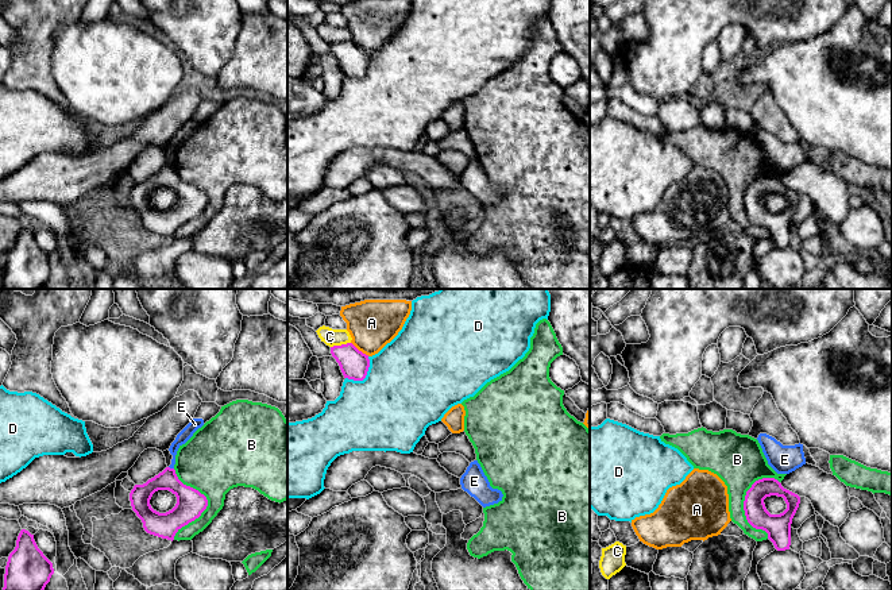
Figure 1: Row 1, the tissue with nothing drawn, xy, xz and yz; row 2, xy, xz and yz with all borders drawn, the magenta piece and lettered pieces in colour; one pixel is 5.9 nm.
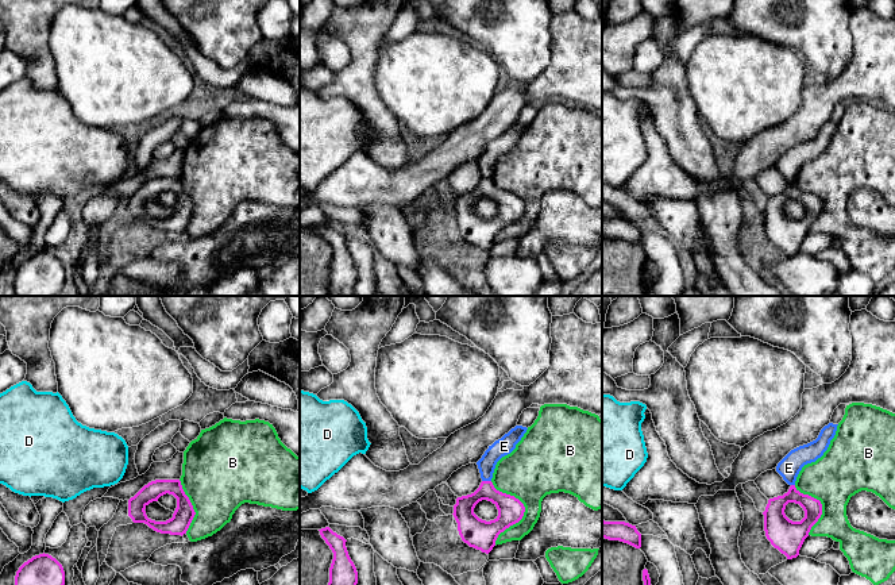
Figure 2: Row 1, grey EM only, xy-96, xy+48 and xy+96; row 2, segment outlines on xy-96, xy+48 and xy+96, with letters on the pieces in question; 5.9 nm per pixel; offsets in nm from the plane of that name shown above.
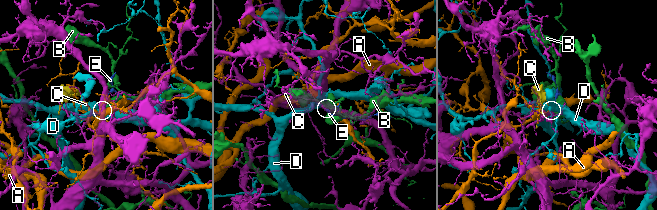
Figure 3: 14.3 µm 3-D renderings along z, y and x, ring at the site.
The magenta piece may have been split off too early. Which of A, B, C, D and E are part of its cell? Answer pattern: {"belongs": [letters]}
{"belongs": []}

